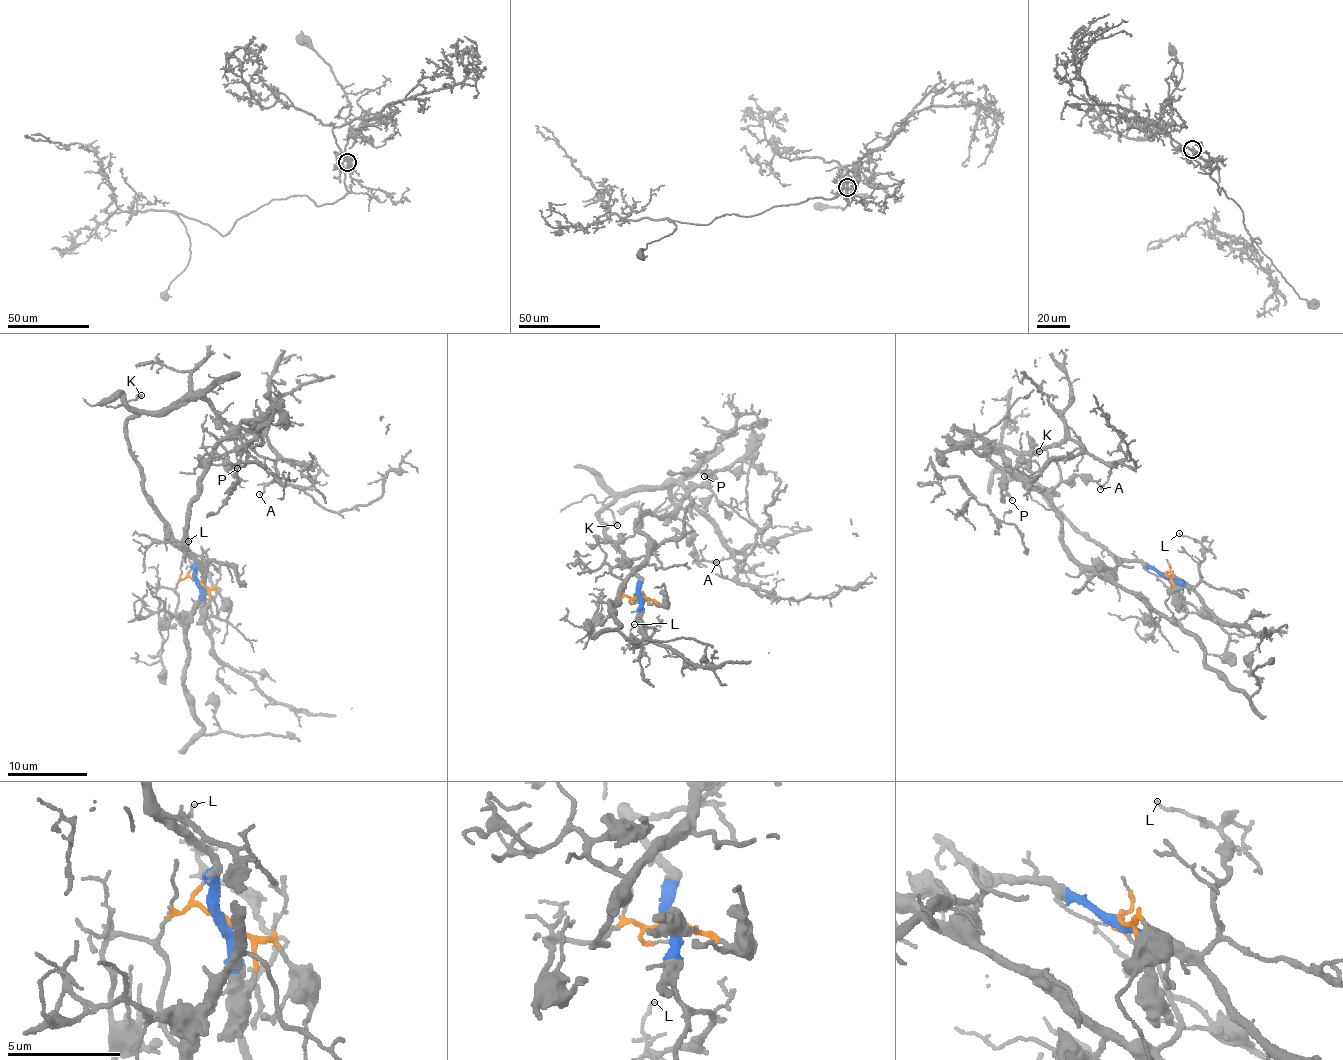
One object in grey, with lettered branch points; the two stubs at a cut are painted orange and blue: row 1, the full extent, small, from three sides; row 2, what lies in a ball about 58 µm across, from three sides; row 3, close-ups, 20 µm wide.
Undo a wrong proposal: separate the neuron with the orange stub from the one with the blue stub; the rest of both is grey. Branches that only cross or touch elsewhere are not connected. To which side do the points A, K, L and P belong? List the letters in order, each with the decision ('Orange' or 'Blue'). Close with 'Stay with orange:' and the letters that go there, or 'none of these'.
A: Blue
K: Blue
L: Blue
P: Orange
Stay with orange: P

